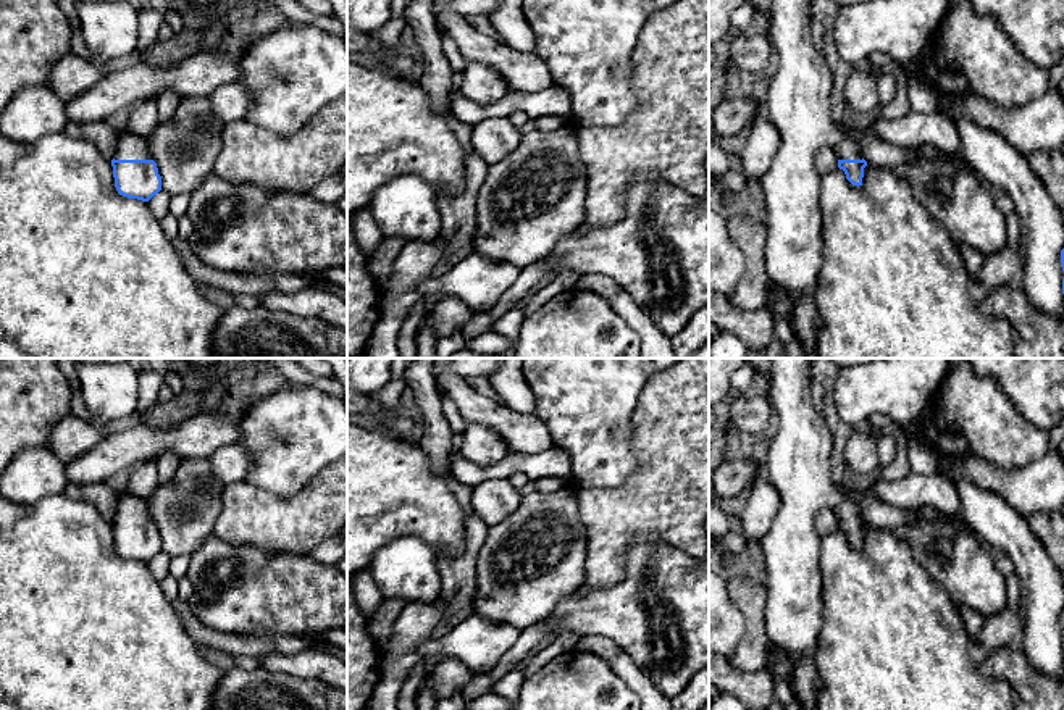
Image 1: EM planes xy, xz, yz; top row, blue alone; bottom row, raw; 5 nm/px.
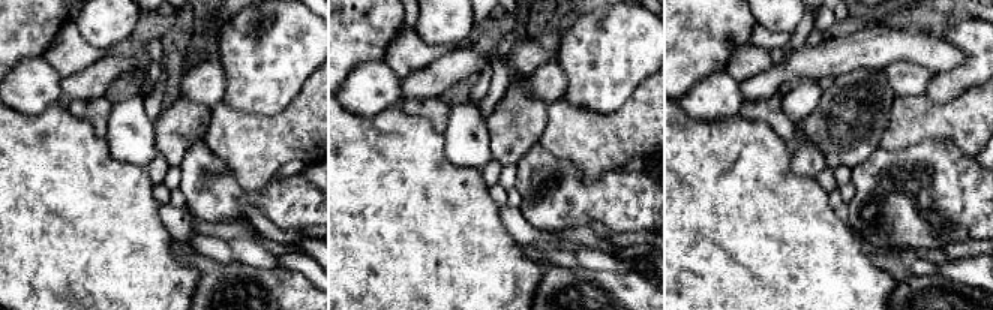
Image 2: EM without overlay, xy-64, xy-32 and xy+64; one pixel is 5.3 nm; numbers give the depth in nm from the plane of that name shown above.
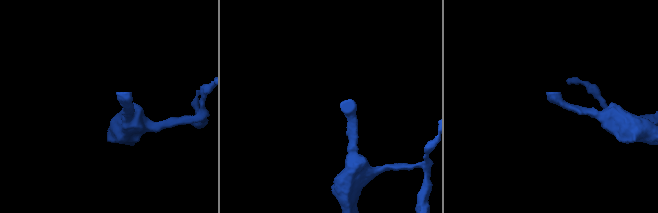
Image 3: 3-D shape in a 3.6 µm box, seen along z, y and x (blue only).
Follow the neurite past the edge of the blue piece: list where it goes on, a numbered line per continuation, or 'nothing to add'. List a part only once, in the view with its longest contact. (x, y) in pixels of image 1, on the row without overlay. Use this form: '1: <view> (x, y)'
1: xy (129, 507)

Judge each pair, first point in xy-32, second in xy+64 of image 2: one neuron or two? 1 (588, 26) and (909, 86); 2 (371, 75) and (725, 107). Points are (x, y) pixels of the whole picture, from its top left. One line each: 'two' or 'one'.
1: two
2: one

